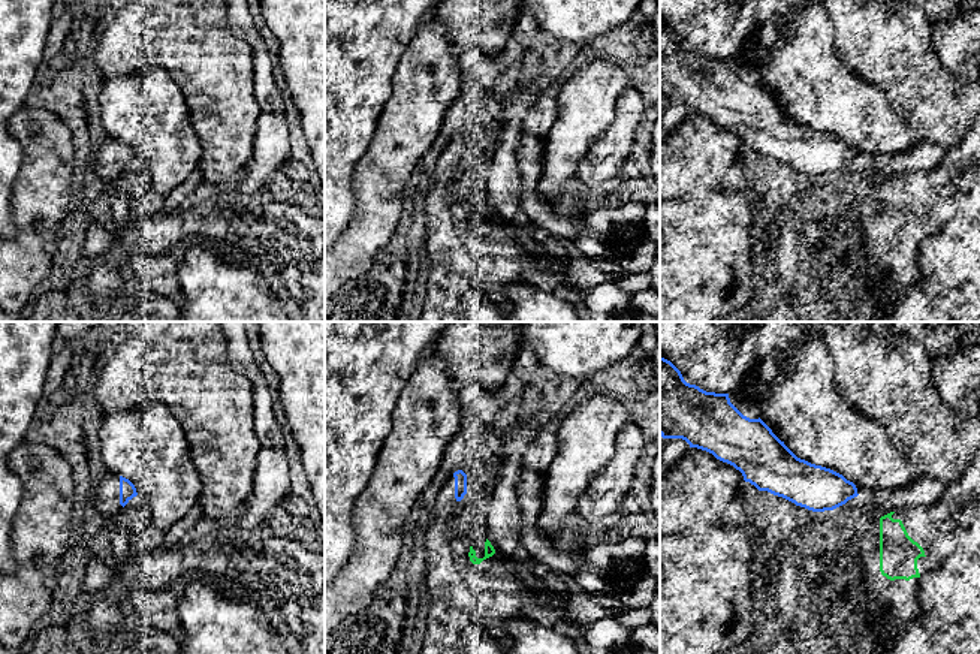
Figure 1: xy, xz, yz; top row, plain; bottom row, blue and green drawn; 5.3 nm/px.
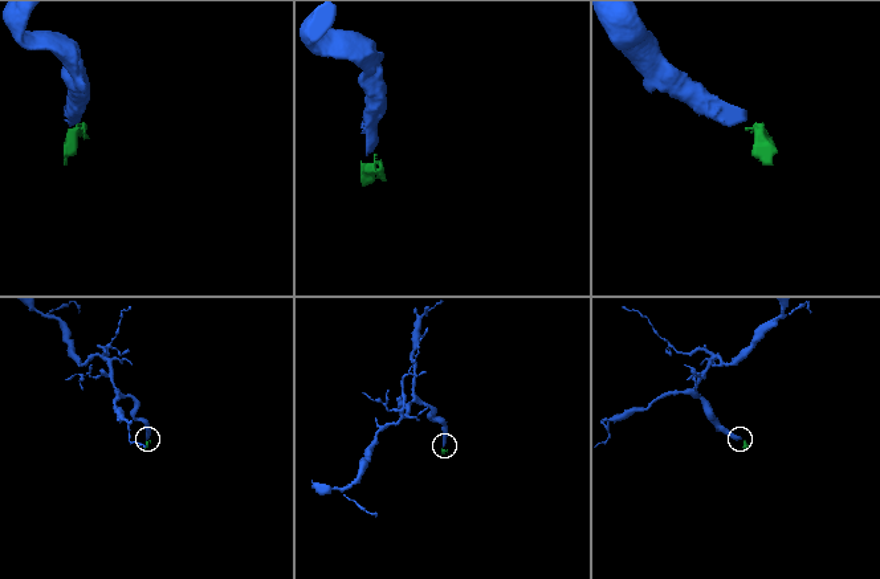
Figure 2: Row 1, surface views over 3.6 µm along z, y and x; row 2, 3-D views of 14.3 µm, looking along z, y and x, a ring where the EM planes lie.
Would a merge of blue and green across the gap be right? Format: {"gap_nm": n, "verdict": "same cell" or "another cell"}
{"gap_nm": 180, "verdict": "another cell"}

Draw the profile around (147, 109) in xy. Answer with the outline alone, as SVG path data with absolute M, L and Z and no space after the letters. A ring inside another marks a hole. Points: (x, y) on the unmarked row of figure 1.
M157 66L103 81L97 97L109 138L129 144L151 169L154 190L168 196L202 159L202 145L178 84Z

